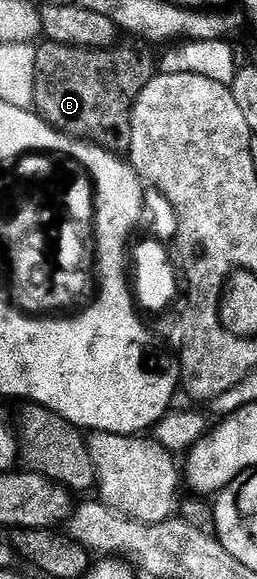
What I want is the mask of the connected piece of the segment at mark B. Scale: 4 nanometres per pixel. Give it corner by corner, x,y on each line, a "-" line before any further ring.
44,41
42,45
37,49
37,76
35,77
34,109
39,117
53,129
68,134
70,138
94,142
95,145
112,152
130,151
131,113
141,92
156,76
157,58
147,50
138,50
135,46
122,46
122,44
92,48

